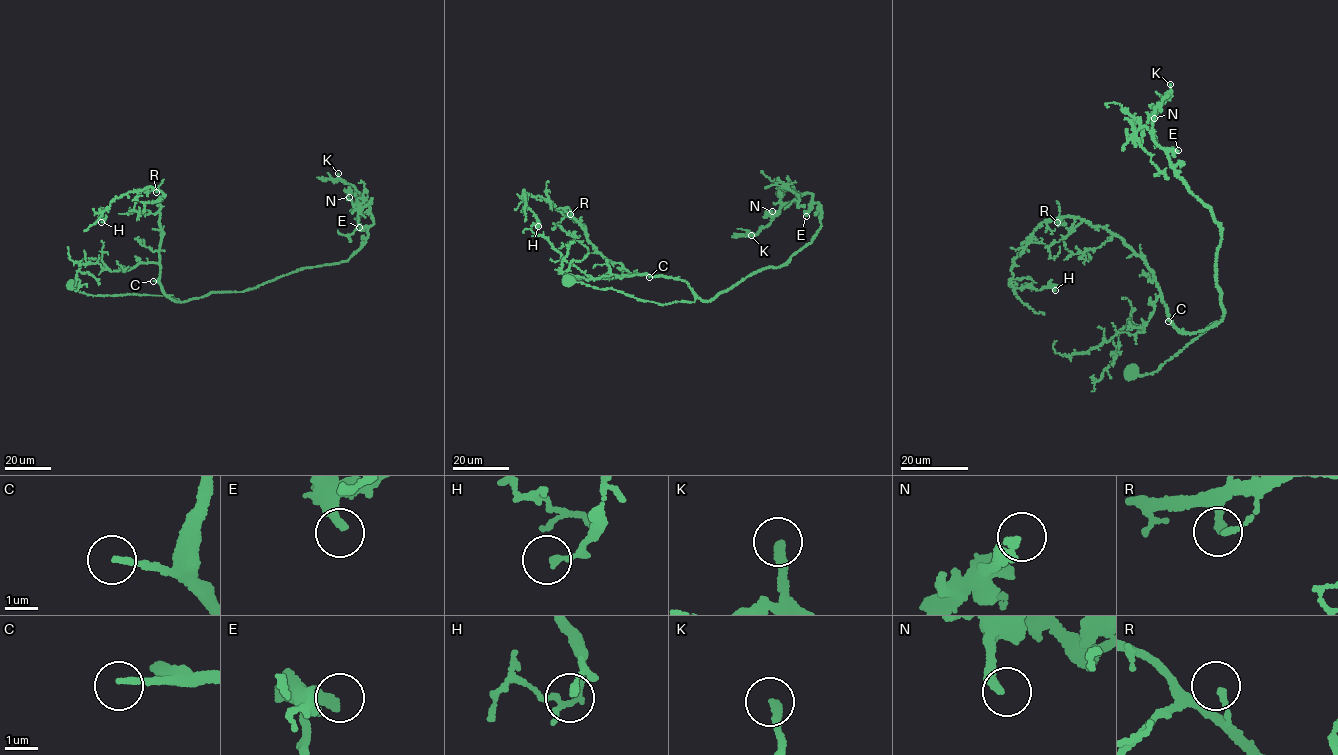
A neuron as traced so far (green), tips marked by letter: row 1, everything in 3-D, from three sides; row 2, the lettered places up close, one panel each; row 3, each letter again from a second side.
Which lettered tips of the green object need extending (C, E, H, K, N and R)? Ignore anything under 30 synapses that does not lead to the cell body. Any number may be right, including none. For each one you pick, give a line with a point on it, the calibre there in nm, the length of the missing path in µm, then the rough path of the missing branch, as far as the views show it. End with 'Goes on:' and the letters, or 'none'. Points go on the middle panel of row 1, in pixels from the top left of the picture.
C: at (649, 277); 170 nm thick; about 30 µm are missing; missing branch runs (649, 277), (642, 276), (633, 260), (629, 246), (633, 241), (630, 240), (633, 251)
K: at (751, 235); 240 nm thick; about 25 µm are missing; missing branch runs (751, 235), (739, 243), (733, 241), (711, 247)
Goes on: C, K

